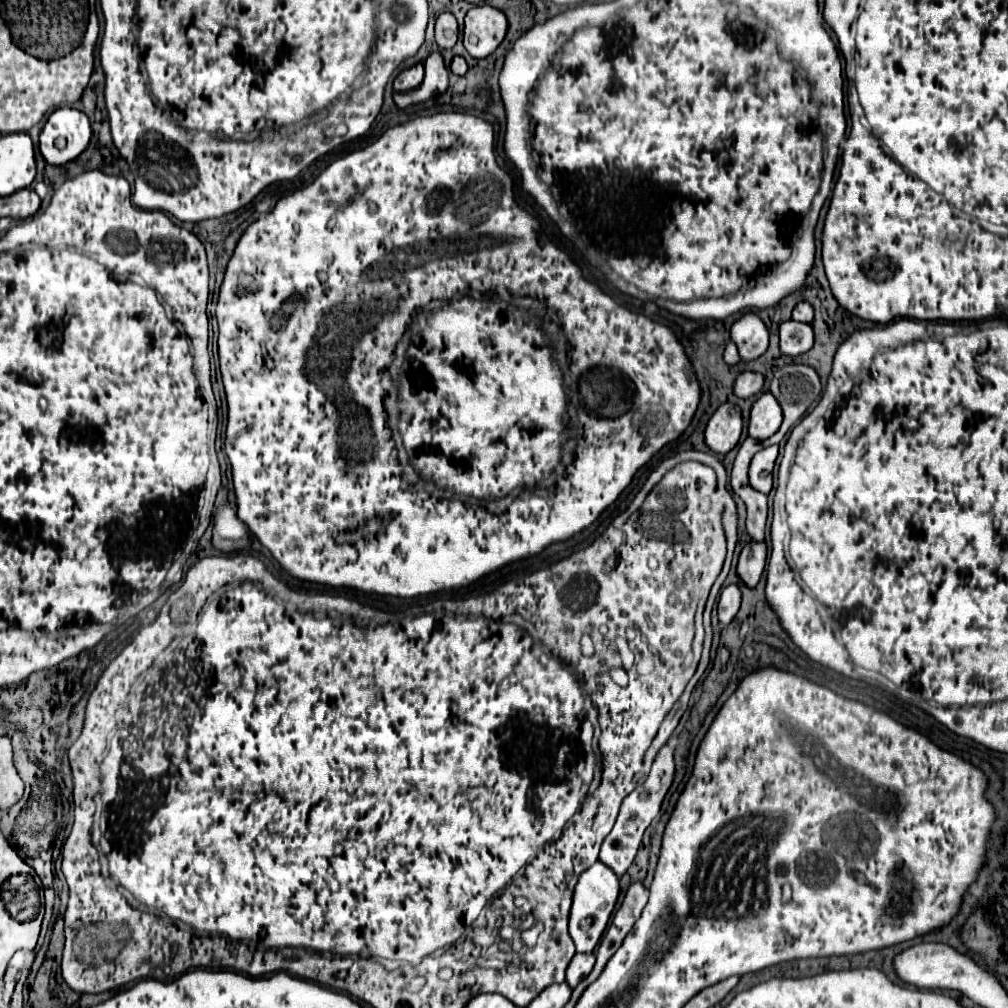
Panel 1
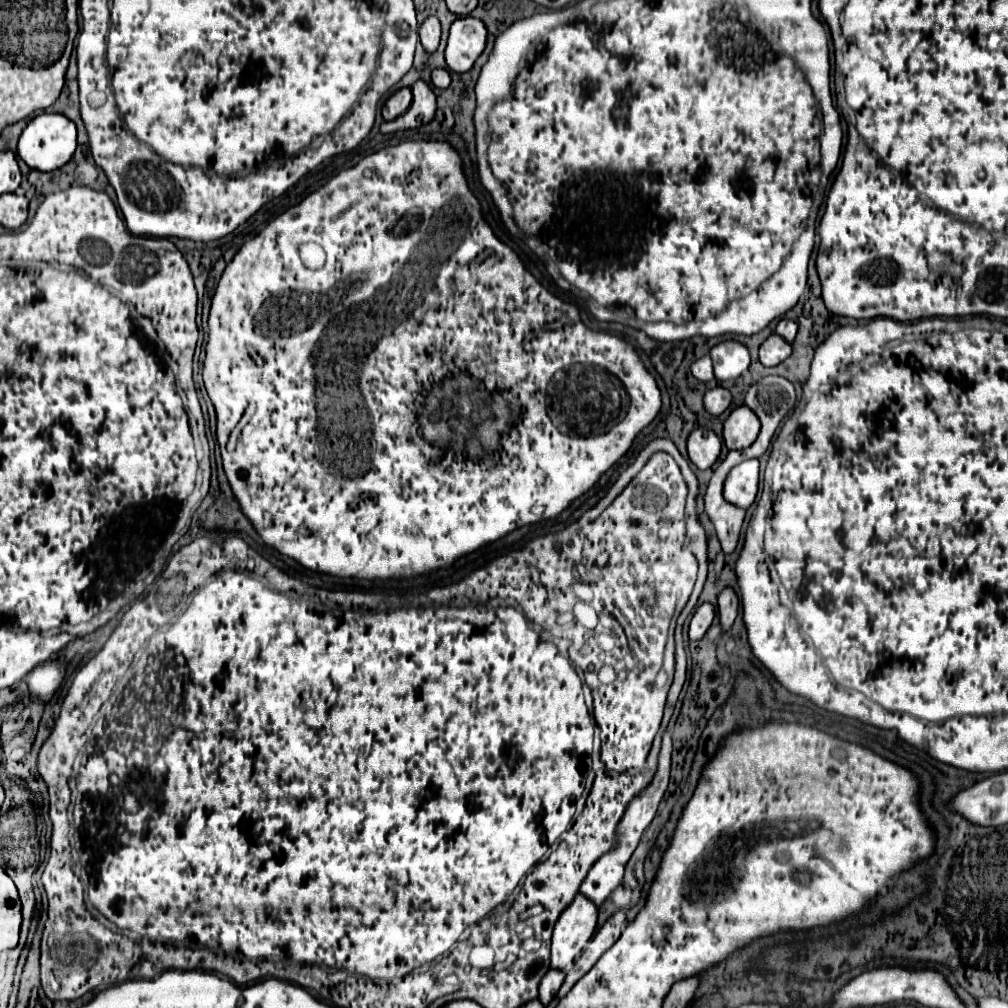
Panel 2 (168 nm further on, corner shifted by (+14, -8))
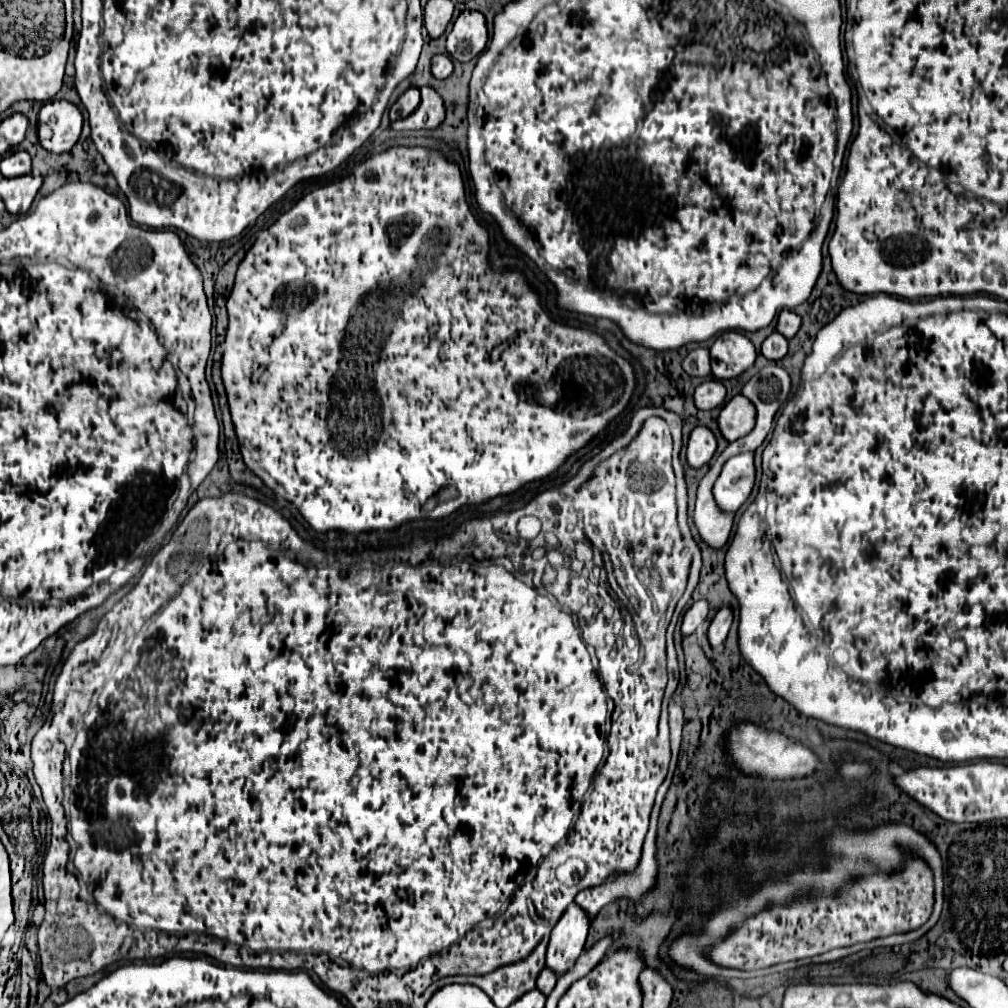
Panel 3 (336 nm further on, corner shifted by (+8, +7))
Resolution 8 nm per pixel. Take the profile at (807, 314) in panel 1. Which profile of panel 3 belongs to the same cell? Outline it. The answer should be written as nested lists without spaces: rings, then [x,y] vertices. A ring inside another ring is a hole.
[[[784,309],[784,311],[780,313],[780,317],[778,317],[776,331],[778,331],[778,333],[782,333],[786,339],[792,339],[792,337],[798,333],[800,323],[802,323],[802,319],[800,319],[794,311]]]

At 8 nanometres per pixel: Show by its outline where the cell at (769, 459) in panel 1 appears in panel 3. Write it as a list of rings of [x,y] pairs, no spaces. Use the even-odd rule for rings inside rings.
[[[748,451],[734,455],[724,465],[714,485],[714,499],[718,501],[718,507],[726,511],[738,511],[750,497],[754,481],[756,481],[754,453]]]

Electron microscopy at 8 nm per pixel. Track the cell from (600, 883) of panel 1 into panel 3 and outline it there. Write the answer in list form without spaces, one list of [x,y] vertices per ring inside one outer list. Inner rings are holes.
[[[570,903],[552,929],[546,951],[546,967],[556,971],[558,975],[566,973],[566,969],[574,965],[584,949],[590,923],[592,919],[588,917],[588,913],[578,903]]]

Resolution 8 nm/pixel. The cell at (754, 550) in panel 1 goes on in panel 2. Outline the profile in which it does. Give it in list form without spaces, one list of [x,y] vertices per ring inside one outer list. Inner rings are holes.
[[[726,588],[720,596],[718,596],[718,614],[720,614],[720,628],[722,632],[728,632],[736,620],[738,614],[738,598],[736,592]]]

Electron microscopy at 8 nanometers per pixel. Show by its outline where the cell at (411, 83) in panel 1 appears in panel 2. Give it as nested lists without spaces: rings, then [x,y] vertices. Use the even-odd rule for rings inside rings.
[[[402,88],[402,90],[398,90],[396,94],[392,94],[392,96],[384,102],[384,106],[382,106],[382,116],[384,116],[384,120],[388,122],[388,120],[396,120],[398,116],[402,116],[402,114],[410,108],[410,102],[412,102],[412,92],[410,92],[410,88]]]

